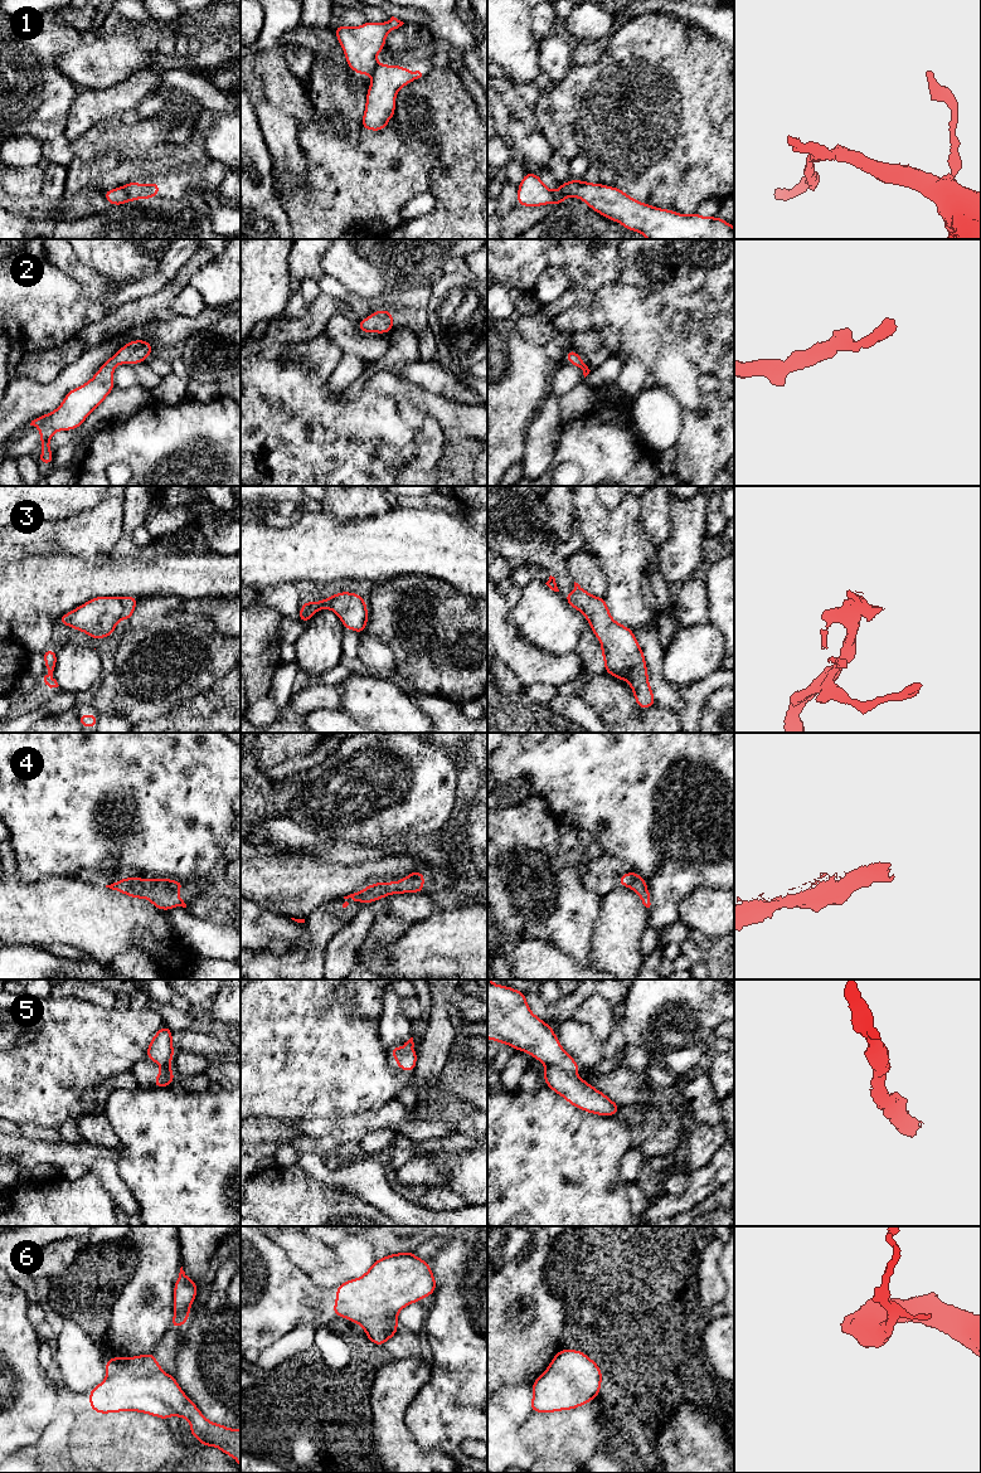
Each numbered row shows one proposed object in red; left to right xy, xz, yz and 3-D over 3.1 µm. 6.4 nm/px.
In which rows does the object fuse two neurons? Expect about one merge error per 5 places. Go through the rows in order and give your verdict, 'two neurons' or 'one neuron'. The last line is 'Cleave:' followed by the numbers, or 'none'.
1: two neurons
2: one neuron
3: one neuron
4: one neuron
5: two neurons
6: one neuron
Cleave: 1, 5

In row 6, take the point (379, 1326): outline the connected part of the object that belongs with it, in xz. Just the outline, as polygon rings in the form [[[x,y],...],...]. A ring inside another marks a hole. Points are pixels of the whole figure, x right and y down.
[[[414,1251],[394,1253],[371,1263],[360,1278],[337,1285],[332,1314],[360,1324],[370,1342],[383,1346],[398,1333],[398,1313],[407,1306],[433,1295],[436,1287],[428,1260],[417,1258]]]

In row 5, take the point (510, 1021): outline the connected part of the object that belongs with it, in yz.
[[[487,979],[487,1039],[506,1044],[515,1051],[528,1053],[544,1065],[559,1066],[570,1075],[576,1075],[581,1068],[560,1045],[553,1027],[531,1012],[524,992],[495,985],[490,979]]]

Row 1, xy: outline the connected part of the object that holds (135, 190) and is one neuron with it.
[[[154,180],[149,185],[142,185],[136,181],[128,181],[125,185],[125,189],[127,191],[130,203],[140,199],[152,199],[161,193],[156,180]]]

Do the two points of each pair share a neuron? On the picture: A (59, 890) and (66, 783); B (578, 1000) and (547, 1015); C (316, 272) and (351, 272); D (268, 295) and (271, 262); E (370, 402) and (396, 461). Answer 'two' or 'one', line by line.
A: two
B: one
C: two
D: one
E: one

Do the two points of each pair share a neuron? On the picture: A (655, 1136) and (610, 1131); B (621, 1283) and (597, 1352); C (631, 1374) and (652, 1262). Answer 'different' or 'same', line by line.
A: different
B: same
C: same

